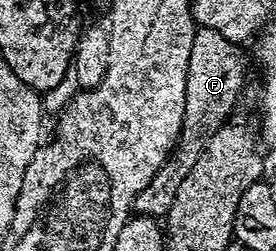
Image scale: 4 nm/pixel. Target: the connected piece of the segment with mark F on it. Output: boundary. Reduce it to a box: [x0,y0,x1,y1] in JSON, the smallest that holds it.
[134,26,245,216]

